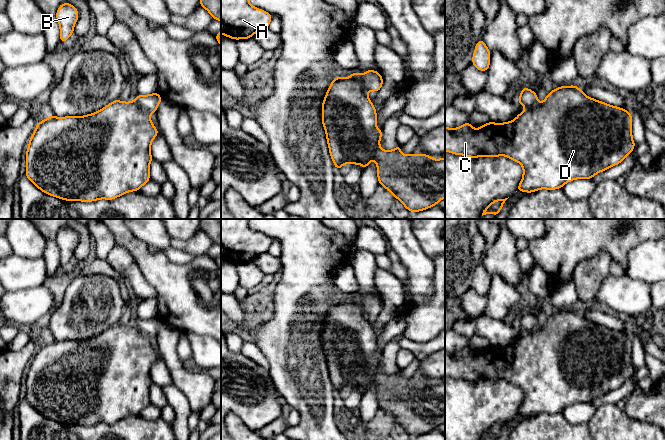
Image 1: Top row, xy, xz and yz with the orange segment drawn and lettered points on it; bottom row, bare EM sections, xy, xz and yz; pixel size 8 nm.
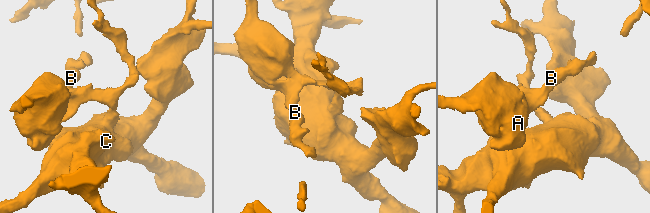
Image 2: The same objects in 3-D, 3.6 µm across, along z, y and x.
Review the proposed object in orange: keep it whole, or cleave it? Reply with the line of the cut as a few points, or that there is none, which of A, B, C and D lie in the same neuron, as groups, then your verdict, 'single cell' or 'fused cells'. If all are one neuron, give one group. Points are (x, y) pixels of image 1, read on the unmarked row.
cut xy (134, 324), (142, 333), (149, 337); groups A B / C D; fused cells

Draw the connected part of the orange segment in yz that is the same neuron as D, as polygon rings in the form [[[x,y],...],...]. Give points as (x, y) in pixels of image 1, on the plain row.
[[[576,309],[560,310],[547,318],[542,327],[526,332],[513,344],[505,347],[488,346],[473,353],[470,346],[455,353],[445,350],[445,375],[476,383],[479,380],[506,380],[523,390],[523,401],[517,415],[532,417],[539,413],[562,412],[575,403],[592,403],[599,396],[621,387],[635,372],[632,362],[632,338],[623,332],[609,329],[586,320]]]

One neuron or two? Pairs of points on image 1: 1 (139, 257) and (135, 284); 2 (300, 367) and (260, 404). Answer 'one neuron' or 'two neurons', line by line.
1: two neurons
2: two neurons

